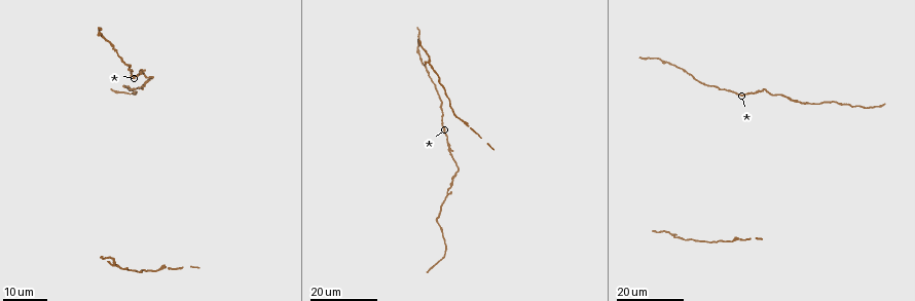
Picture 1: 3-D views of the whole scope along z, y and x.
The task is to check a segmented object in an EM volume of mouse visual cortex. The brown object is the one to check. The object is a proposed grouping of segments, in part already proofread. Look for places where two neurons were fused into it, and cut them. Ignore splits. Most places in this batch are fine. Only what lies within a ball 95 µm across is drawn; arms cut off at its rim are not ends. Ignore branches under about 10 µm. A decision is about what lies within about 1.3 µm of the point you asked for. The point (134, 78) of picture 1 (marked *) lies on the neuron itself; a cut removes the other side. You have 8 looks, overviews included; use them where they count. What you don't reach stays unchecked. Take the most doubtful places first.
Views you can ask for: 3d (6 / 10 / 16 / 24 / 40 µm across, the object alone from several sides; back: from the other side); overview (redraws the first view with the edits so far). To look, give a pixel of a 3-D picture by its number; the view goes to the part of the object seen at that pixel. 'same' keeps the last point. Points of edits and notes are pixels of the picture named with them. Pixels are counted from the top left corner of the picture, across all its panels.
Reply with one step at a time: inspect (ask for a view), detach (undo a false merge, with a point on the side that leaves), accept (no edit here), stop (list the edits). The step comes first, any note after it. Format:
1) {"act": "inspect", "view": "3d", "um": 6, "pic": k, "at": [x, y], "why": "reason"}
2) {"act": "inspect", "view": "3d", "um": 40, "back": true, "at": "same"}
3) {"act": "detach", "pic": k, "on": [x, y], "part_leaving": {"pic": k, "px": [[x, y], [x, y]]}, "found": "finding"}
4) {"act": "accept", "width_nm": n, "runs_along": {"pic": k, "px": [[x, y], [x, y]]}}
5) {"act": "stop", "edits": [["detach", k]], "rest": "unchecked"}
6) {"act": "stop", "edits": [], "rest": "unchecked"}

{"act": "inspect", "view": "3d", "um": 24, "pic": 1, "at": [792, 101]}

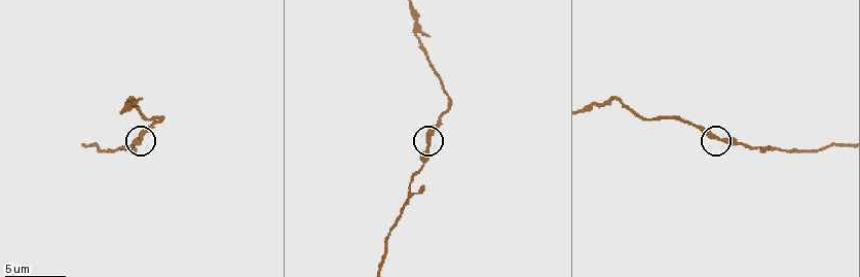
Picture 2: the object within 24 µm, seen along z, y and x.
{"act": "inspect", "view": "3d", "um": 6, "pic": 2, "at": [430, 142]}

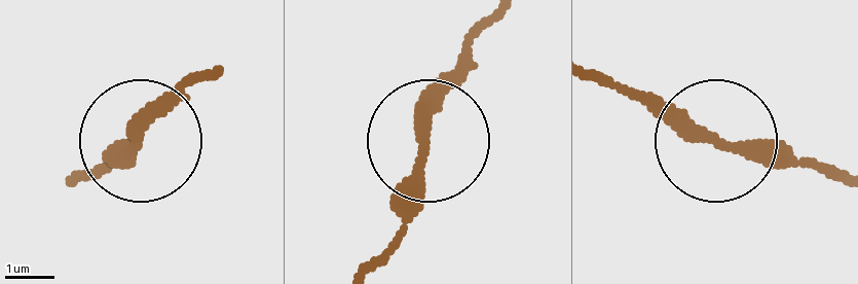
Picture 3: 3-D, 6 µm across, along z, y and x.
{"act": "accept", "width_nm": 260, "runs_along": {"pic": 3, "px": [[496, 14], [427, 138], [399, 244]]}, "found": "all the same neuron"}

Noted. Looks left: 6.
{"act": "inspect", "view": "3d", "um": 24, "pic": 1, "at": [466, 120], "why": "calibre changes"}

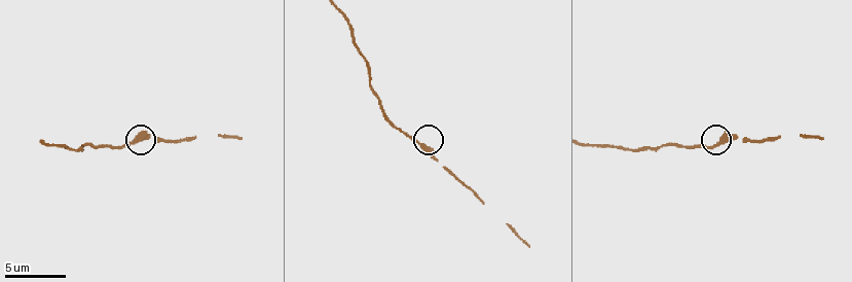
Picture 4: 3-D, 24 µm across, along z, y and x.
{"act": "inspect", "view": "3d", "um": 6, "pic": 4, "at": [423, 145]}

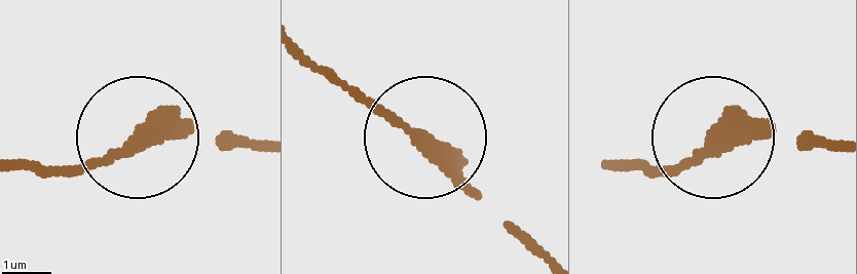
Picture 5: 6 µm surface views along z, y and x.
{"act": "accept", "found": "continuous, no second neuron"}

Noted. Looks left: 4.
{"act": "inspect", "view": "3d", "um": 10, "pic": 2, "at": [605, 106], "why": "three-way junction"}

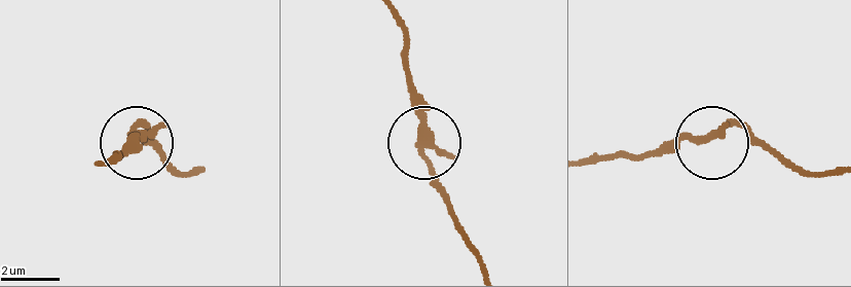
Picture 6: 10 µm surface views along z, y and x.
{"act": "accept", "runs_along": {"pic": 6, "px": [[101, 165], [125, 150], [135, 129], [162, 150]]}, "found": "one neuron here"}

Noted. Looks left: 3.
{"act": "inspect", "view": "3d", "um": 6, "pic": 2, "at": [442, 90], "why": "thick turns thin"}

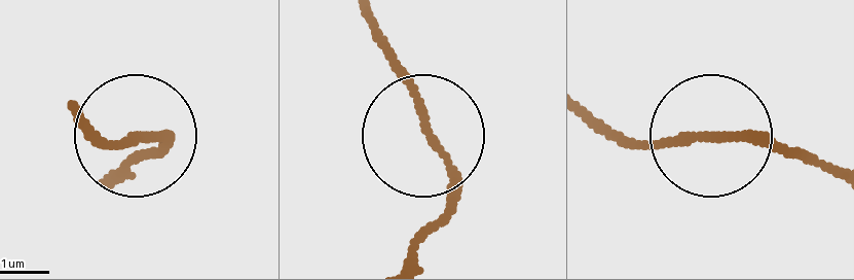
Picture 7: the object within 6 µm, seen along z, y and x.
{"act": "accept", "runs_along": {"pic": 7, "px": [[81, 109], [113, 141], [162, 141], [142, 153]]}, "found": "one neuron here"}

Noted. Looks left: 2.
{"act": "stop", "edits": [], "rest": "unchecked"}

